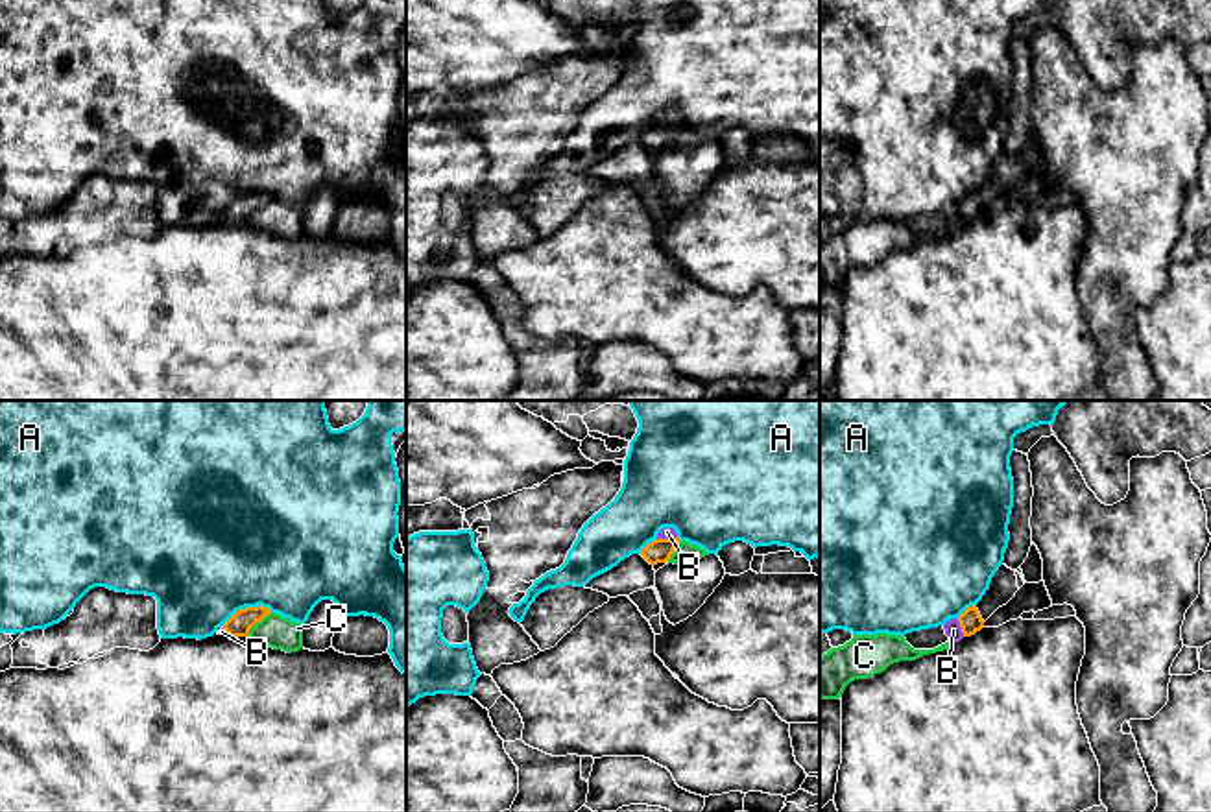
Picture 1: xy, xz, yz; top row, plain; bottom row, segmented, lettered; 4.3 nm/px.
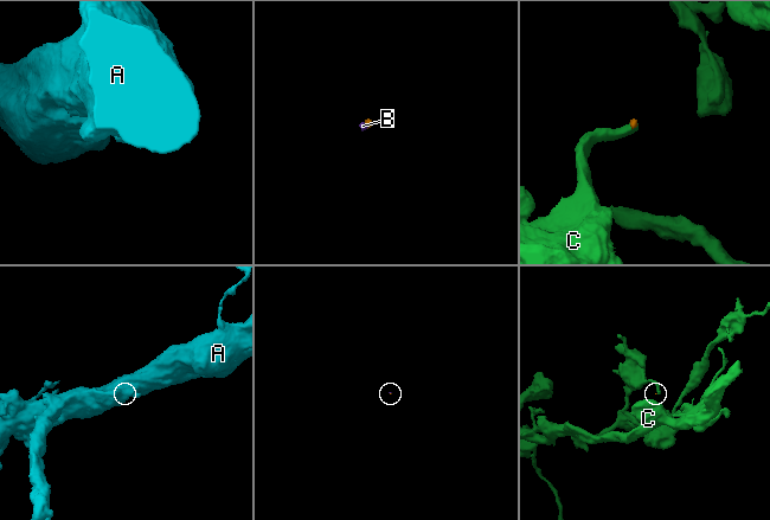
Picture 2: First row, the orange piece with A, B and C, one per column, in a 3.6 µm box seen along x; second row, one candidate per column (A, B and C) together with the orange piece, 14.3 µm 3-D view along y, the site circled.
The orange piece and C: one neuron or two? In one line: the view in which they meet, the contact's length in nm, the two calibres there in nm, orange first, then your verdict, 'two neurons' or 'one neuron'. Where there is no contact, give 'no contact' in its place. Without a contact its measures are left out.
xy | 160 nm | 100/140 nm | two neurons

